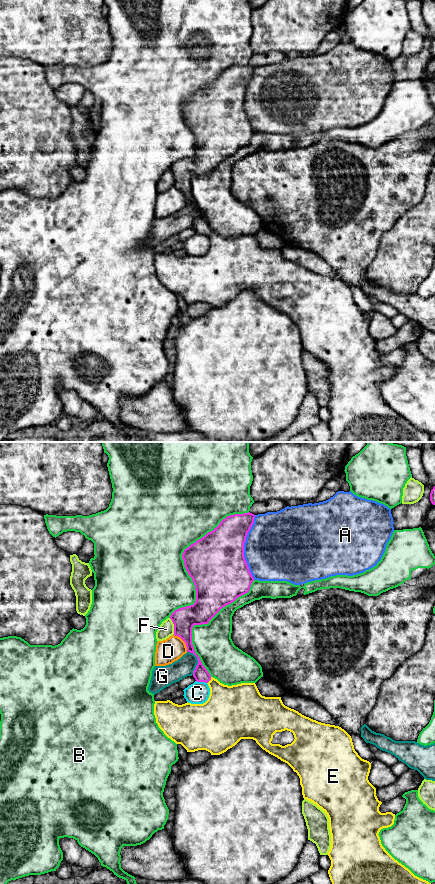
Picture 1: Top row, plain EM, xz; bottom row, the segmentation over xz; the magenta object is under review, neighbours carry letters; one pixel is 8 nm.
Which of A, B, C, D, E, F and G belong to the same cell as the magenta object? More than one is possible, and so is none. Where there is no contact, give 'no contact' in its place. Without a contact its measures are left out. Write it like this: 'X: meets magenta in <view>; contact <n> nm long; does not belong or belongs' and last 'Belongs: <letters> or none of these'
A: meets magenta in xz; contact 500 nm long; does not belong
B: meets magenta in xz; contact 1050 nm long; does not belong
C: meets magenta in xz; contact 90 nm long; does not belong
D: meets magenta in xz; contact 180 nm long; does not belong
E: meets magenta in xz; contact 70 nm long; does not belong
F: meets magenta in xz; contact 130 nm long; does not belong
G: meets magenta in xz; contact 200 nm long; does not belong
Belongs: none of these

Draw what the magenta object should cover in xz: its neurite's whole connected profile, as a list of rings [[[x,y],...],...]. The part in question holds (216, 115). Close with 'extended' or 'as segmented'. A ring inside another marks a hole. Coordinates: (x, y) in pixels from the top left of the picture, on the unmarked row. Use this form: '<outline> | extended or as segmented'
[[[250,64],[227,68],[213,83],[191,96],[182,106],[186,123],[195,137],[196,153],[193,157],[175,162],[170,171],[174,176],[174,187],[185,194],[187,204],[197,209],[198,216],[193,223],[193,229],[197,234],[208,235],[211,227],[195,205],[192,180],[194,177],[208,176],[223,159],[249,144],[254,130],[244,109],[244,95],[254,70],[255,67]]] | as segmented

